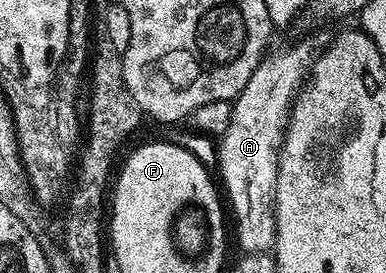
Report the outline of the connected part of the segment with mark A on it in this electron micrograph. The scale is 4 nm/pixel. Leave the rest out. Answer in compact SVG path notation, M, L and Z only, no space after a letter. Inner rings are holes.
M298 42L280 51L275 58L264 58L252 74L252 80L248 80L248 84L234 99L231 123L228 124L228 130L217 139L216 170L222 173L221 185L229 209L230 206L234 209L232 234L238 237L238 246L243 255L265 254L274 245L274 193L278 183L278 156L290 120L290 107L302 89L308 67L315 57L316 49L312 43Z

